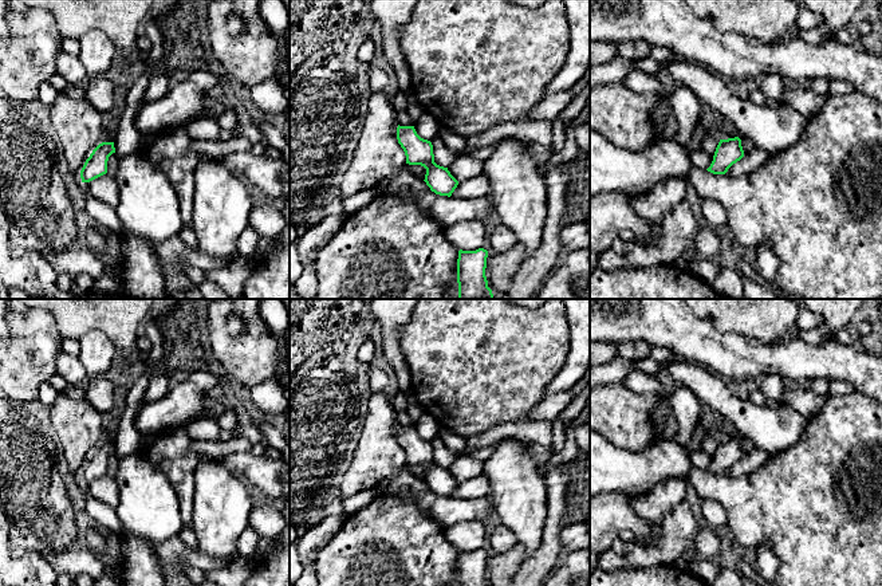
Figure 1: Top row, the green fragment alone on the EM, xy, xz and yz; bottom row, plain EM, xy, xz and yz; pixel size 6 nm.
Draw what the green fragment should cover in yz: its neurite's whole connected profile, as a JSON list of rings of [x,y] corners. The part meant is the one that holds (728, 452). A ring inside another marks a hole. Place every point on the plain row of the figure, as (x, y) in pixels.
[[[739,437],[720,440],[713,461],[706,469],[713,475],[725,475],[728,469],[744,457],[741,440]]]

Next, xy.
[[[114,443],[99,444],[86,460],[82,471],[82,483],[90,483],[107,473],[109,457],[115,453]]]

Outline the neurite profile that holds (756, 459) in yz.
[[[755,449],[749,455],[744,456],[740,461],[733,464],[725,476],[729,477],[740,477],[745,475],[751,475],[753,471],[759,469],[763,467],[767,460],[769,459],[769,453],[763,451],[763,449]]]

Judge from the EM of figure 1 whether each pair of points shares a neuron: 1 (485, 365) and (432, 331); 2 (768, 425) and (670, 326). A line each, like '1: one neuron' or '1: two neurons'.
1: one neuron
2: two neurons

